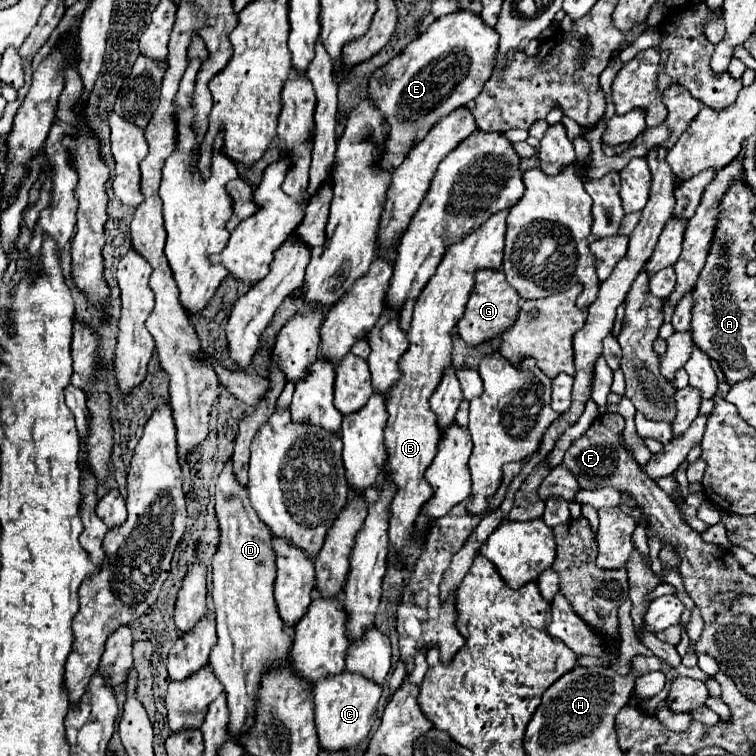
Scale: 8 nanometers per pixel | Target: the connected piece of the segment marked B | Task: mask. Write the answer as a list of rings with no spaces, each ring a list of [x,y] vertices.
[[[500,210],[490,216],[476,232],[472,232],[462,242],[448,248],[436,274],[428,280],[422,294],[414,304],[414,318],[408,330],[410,348],[400,358],[400,382],[388,394],[388,424],[384,428],[384,446],[388,446],[386,474],[396,482],[396,498],[392,498],[392,518],[388,518],[390,544],[396,552],[404,546],[414,544],[414,526],[420,516],[422,506],[432,498],[434,490],[426,482],[424,472],[430,466],[436,446],[440,440],[440,428],[436,426],[436,416],[428,404],[428,398],[442,380],[442,372],[450,366],[452,338],[450,332],[462,318],[464,306],[468,302],[466,292],[474,288],[474,274],[482,268],[500,268],[504,254],[504,234],[506,234],[508,210]]]

